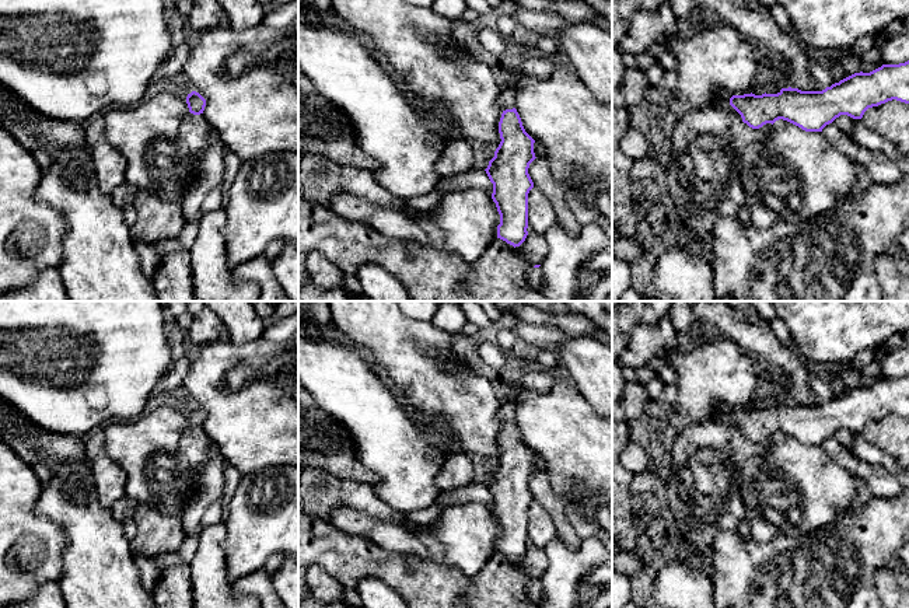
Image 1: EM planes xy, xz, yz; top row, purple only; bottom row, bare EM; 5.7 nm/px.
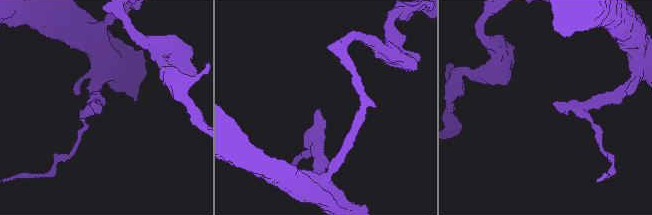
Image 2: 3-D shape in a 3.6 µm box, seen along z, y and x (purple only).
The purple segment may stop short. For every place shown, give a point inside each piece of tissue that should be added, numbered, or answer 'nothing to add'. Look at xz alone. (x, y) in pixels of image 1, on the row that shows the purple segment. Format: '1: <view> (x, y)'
1: xz (507, 98)

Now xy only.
1: xy (209, 171)

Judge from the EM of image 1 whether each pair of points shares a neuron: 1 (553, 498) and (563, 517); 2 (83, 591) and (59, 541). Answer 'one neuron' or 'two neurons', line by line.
1: one neuron
2: two neurons

